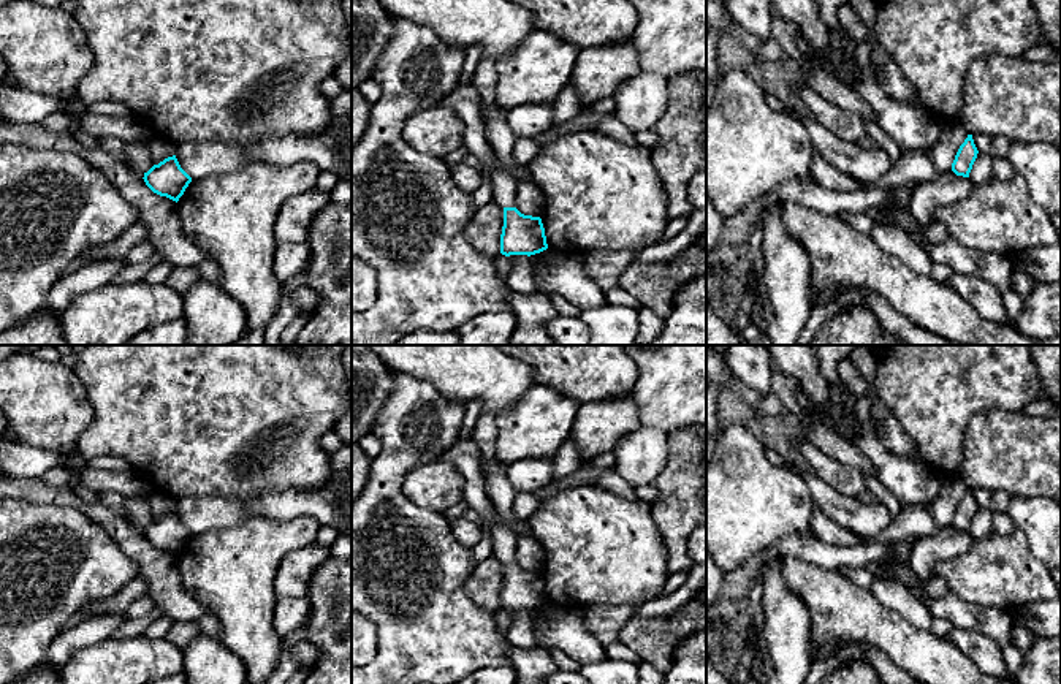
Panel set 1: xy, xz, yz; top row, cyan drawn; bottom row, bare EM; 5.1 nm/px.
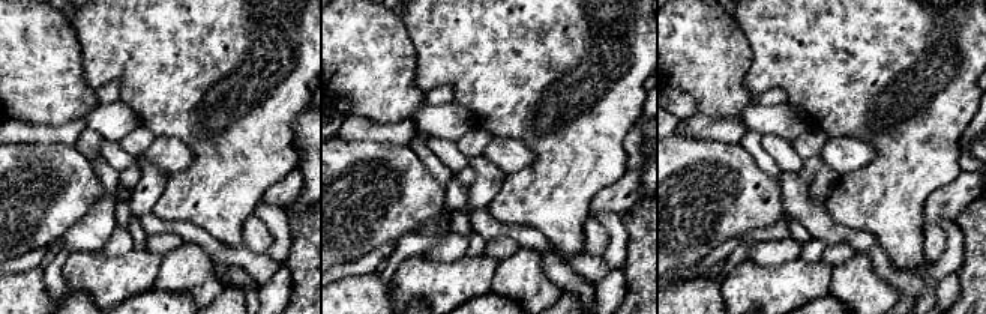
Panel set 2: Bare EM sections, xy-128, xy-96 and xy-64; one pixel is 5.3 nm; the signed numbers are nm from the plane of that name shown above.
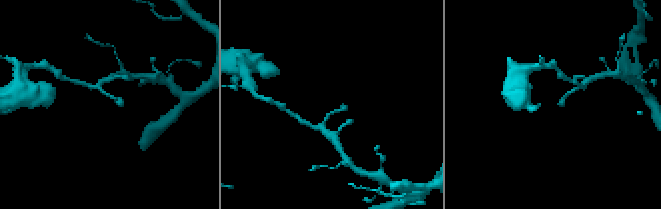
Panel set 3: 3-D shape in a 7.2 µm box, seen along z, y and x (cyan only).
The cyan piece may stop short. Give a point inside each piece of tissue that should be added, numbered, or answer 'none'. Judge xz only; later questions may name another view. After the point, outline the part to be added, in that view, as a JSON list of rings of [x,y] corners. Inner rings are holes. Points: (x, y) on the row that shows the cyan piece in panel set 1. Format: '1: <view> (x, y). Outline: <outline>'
1: xz (504, 184). Outline: [[[492,152],[492,187],[496,201],[502,209],[515,207],[515,193],[518,182],[508,174],[505,165]]]

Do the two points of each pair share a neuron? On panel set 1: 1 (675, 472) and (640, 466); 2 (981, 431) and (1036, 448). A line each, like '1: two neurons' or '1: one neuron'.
1: two neurons
2: one neuron

